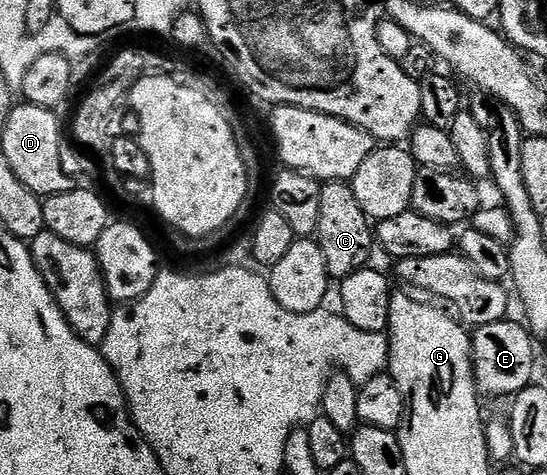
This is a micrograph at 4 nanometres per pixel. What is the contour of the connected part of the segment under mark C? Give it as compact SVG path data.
M348 182L323 183L320 187L319 212L315 237L322 248L322 256L326 256L329 279L343 280L365 269L369 265L368 257L374 251L374 230L368 214L362 212L362 204L358 204L358 196L354 196L351 185Z

